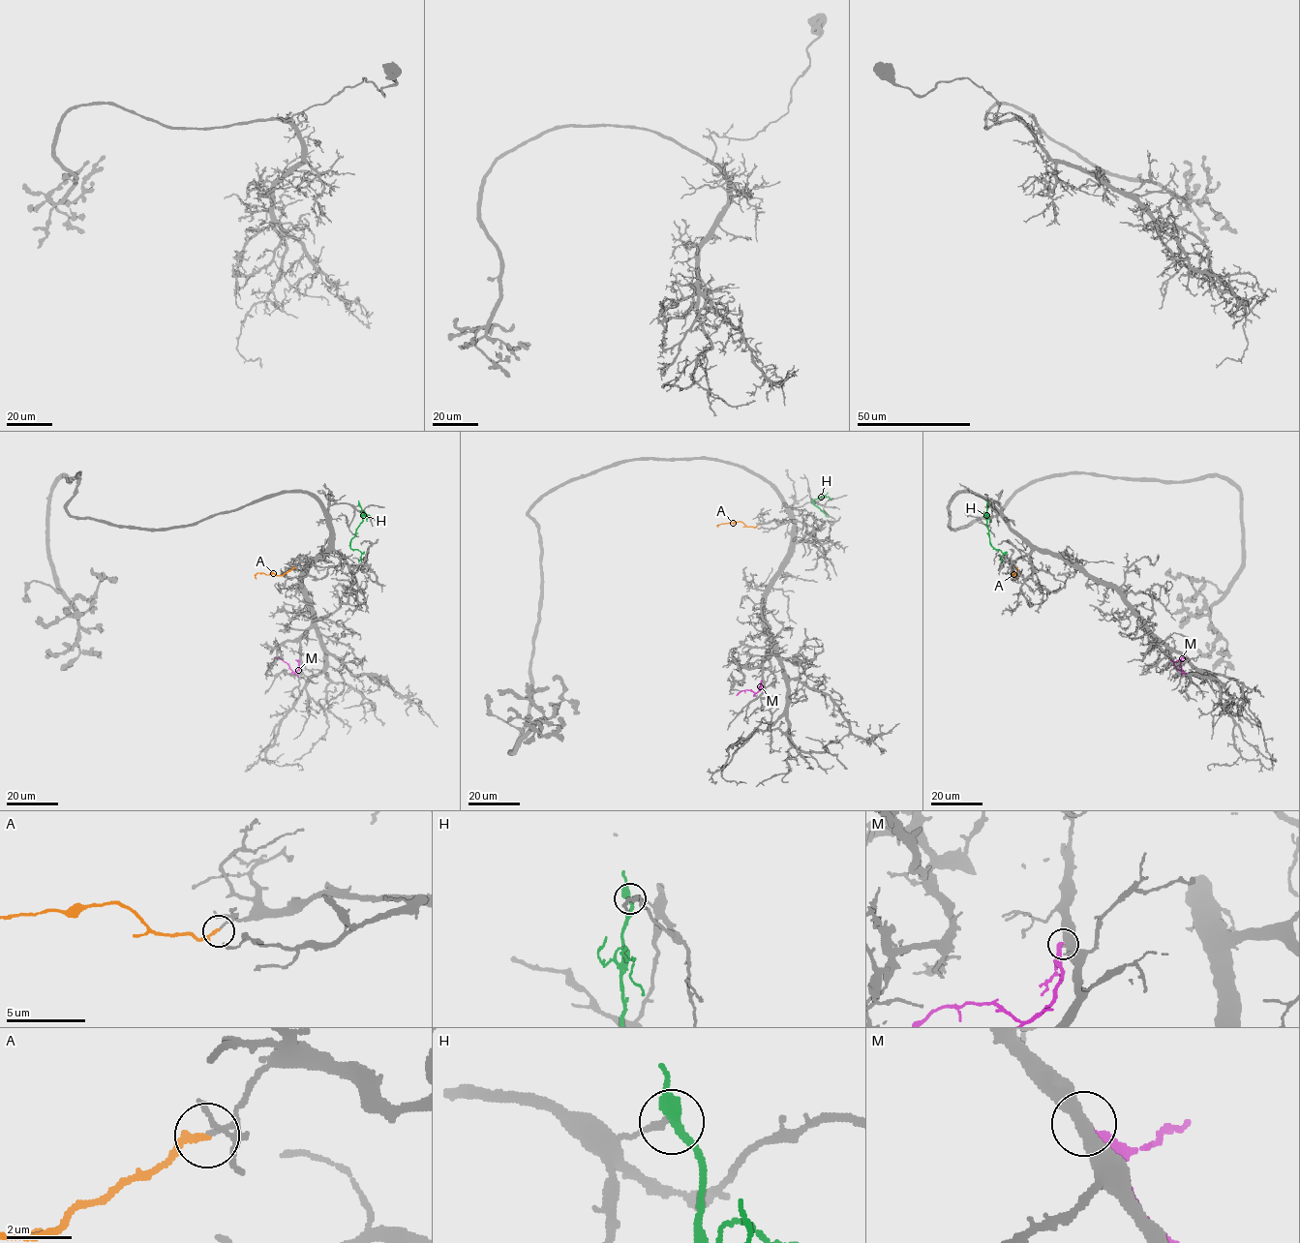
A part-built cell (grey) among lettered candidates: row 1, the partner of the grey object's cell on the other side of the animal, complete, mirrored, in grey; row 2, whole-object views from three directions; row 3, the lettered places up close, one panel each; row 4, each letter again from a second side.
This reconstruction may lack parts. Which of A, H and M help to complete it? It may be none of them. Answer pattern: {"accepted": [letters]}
{"accepted": []}

